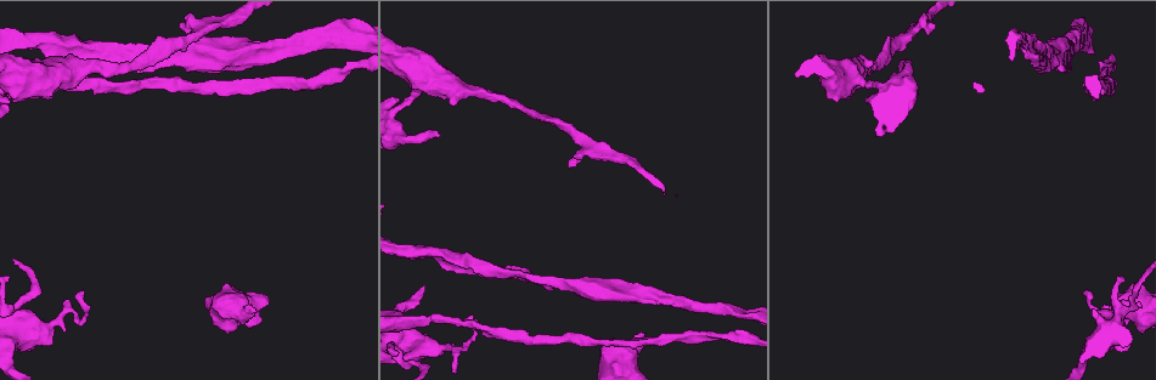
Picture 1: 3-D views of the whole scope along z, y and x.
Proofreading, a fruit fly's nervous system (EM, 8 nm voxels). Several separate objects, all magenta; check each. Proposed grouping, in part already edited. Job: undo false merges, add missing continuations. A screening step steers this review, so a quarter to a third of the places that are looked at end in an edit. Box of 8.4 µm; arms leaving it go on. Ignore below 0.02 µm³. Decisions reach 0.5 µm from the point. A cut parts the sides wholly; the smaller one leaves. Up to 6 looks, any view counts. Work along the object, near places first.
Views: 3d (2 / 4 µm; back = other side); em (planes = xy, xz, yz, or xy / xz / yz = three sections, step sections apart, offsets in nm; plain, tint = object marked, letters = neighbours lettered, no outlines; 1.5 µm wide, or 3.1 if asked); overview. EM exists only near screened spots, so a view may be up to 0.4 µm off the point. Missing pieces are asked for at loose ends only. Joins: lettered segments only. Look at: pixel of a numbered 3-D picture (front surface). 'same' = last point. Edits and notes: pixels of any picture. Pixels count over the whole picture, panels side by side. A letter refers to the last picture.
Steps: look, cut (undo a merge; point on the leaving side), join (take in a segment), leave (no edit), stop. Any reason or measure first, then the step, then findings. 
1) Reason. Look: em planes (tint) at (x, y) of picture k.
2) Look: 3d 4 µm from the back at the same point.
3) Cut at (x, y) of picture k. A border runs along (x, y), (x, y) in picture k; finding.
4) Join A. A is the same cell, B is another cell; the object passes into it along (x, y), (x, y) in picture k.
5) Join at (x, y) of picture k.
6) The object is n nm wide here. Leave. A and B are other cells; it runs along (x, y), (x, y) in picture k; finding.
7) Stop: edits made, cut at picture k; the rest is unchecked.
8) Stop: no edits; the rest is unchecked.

Tapers out. Look: 3d 4 µm from the back at (80, 293) of picture 1.

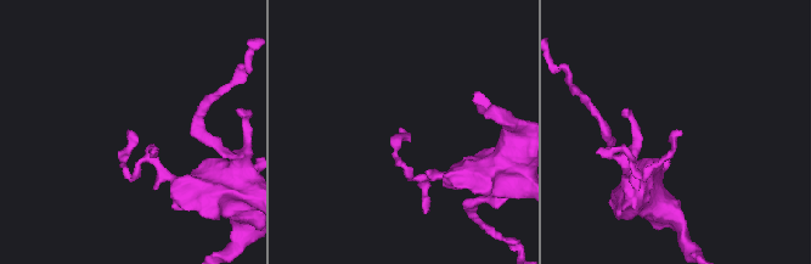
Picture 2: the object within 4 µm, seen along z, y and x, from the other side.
Look: em xz step 8 (letters) at (678, 132) of picture 2.

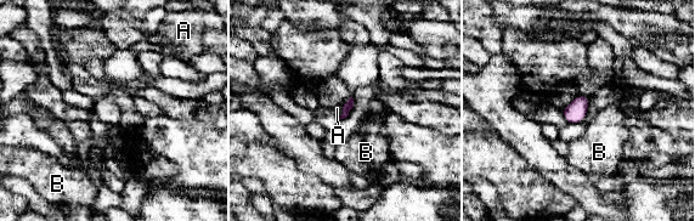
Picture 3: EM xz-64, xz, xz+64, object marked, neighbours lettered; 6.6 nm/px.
Leave. A and B are other cells; a border runs along (342, 105), (339, 118) in picture 3; no lettered segment goes on from it.

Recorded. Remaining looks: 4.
Two arms at a narrow angle. Look: em xz step 4 (tint) at (106, 57) of picture 1.

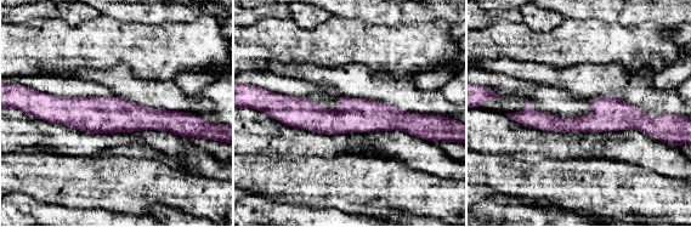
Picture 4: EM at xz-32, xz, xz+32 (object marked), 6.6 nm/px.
Look: em xz step 4 (letters) at the same point.

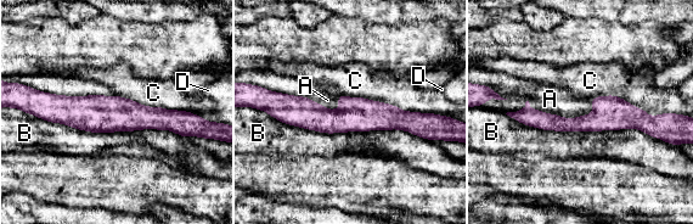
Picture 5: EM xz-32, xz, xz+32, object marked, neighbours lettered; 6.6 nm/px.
Leave. A, B, C and D are other cells; continuous, no second neuron.

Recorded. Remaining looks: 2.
Stop: no edits; the rest is unchecked.

